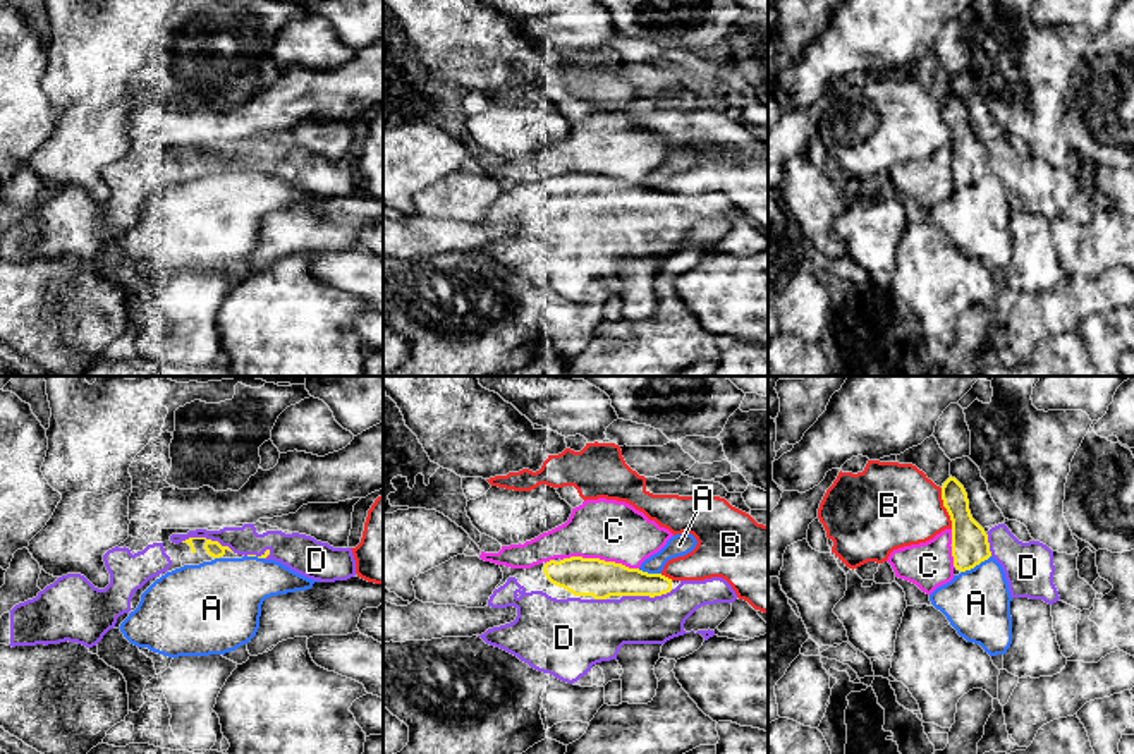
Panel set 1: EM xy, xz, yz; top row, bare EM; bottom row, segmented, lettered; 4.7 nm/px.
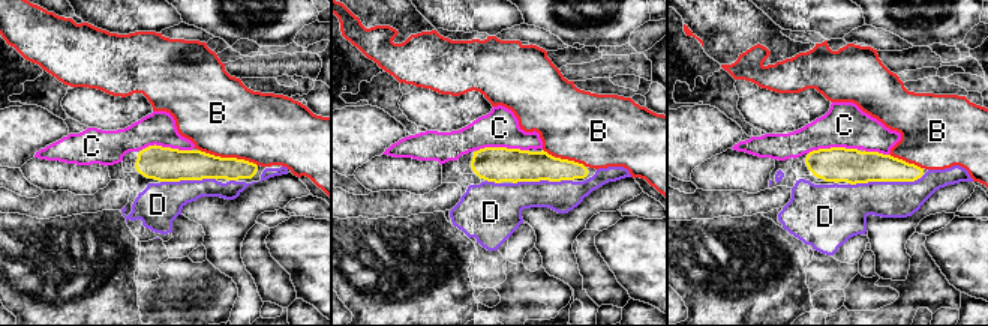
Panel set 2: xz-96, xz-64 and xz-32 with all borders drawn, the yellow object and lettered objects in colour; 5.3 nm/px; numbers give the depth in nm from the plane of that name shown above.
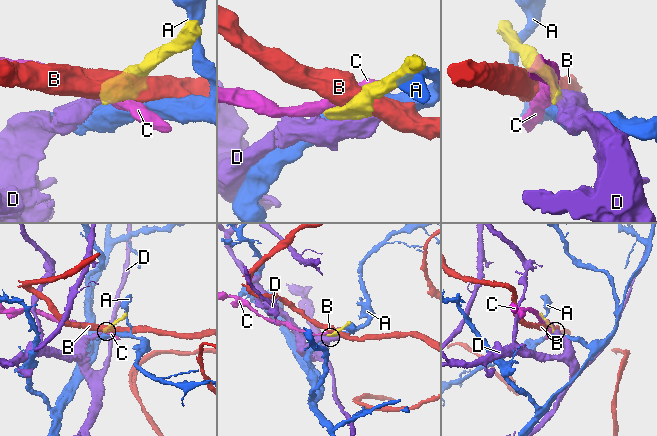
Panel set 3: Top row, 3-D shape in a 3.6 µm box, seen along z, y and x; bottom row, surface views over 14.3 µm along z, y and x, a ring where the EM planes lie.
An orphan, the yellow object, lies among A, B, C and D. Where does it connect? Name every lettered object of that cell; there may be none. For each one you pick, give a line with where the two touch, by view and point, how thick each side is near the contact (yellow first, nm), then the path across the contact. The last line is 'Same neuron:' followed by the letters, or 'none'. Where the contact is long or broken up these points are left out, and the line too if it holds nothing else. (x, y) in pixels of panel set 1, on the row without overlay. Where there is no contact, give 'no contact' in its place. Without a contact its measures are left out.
D: xy (208, 155) | 80/130 nm
Same neuron: D

